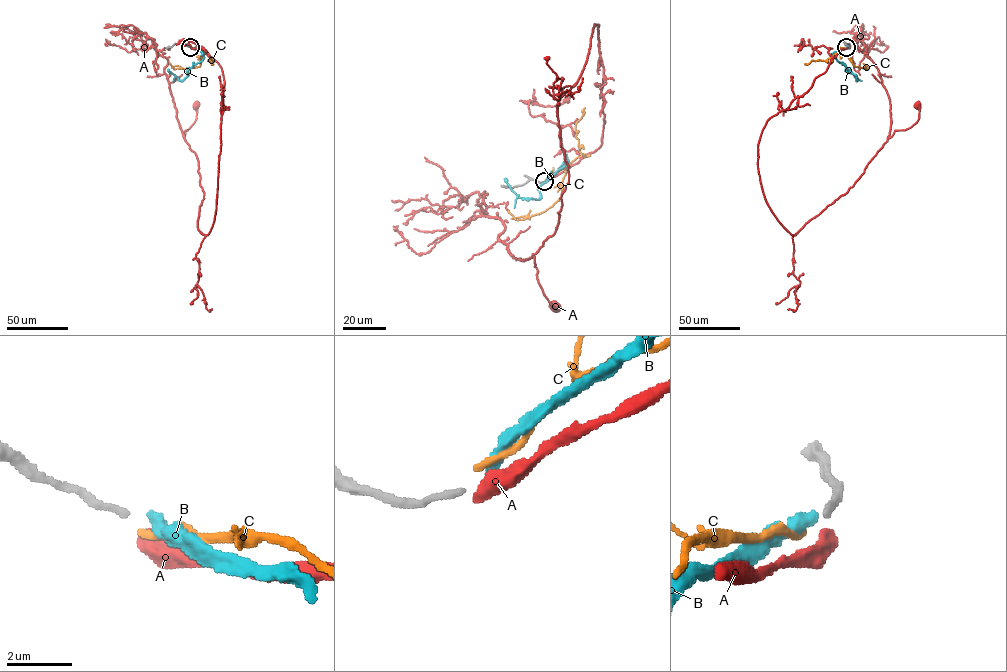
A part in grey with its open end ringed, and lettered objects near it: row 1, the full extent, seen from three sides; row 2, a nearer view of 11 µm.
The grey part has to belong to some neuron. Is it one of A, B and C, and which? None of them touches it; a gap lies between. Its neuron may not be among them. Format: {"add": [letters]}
{"add": []}

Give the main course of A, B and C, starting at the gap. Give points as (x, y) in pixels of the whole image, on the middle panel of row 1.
A: (545, 181), (601, 144), (598, 24), (578, 81), (557, 102), (568, 182), (557, 228), (533, 254), (554, 308)
B: (545, 181), (565, 158), (568, 160), (539, 186), (540, 198), (519, 197), (505, 178)
C: (545, 180), (568, 167), (562, 183), (562, 194), (551, 206), (517, 220), (508, 210)

